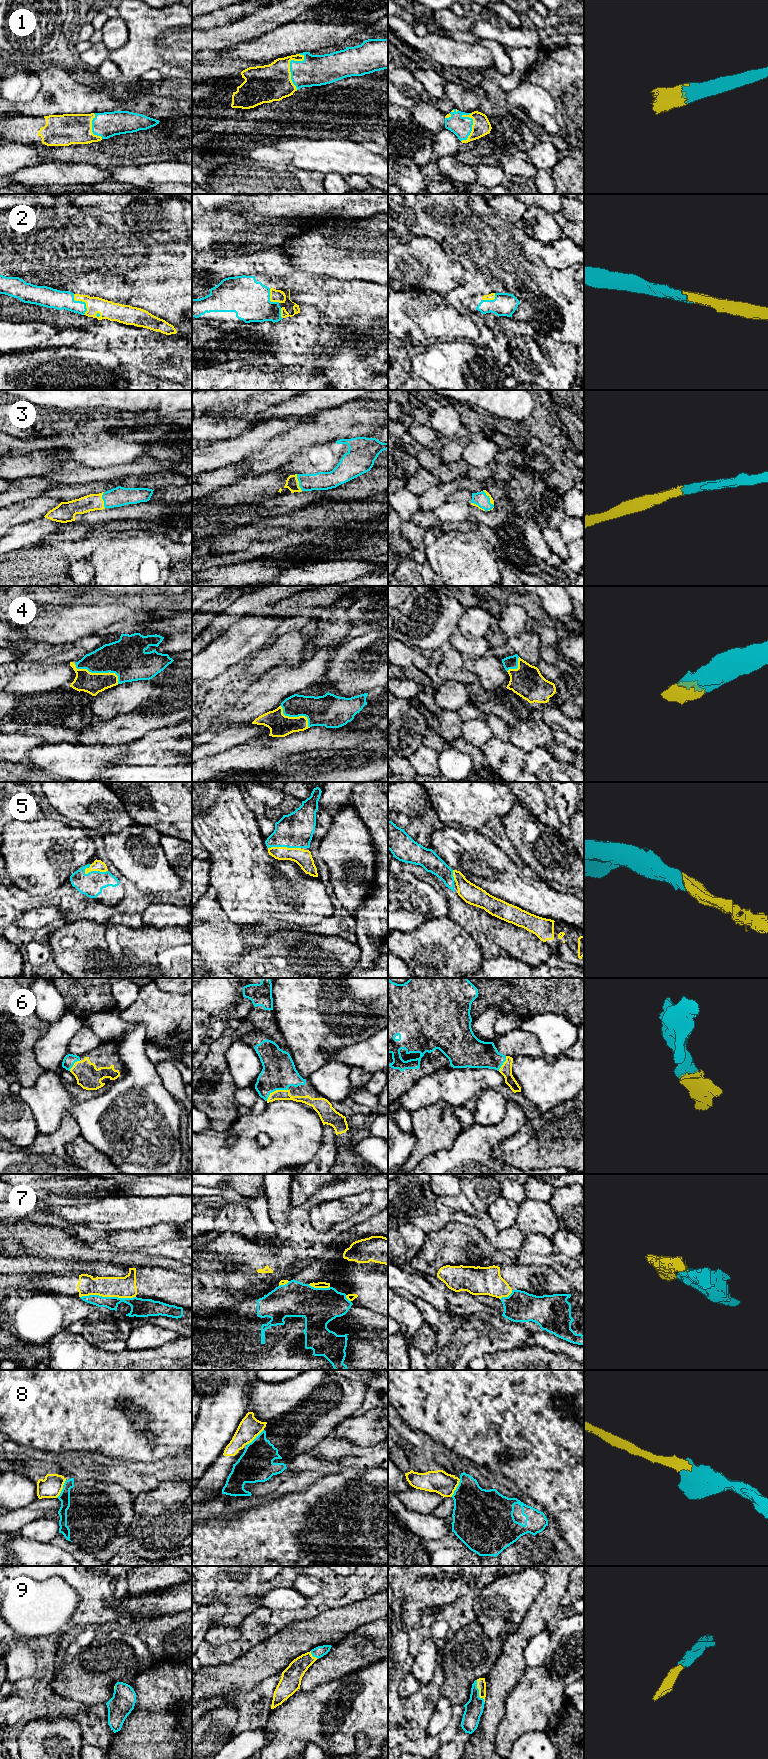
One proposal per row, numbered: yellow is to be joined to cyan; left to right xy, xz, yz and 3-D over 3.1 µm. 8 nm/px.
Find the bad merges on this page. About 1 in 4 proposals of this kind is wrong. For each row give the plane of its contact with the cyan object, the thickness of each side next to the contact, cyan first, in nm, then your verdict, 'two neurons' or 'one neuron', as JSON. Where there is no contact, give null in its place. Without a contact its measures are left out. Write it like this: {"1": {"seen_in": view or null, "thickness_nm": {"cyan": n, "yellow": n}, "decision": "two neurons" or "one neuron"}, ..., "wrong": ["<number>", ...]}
{"1": {"seen_in": "xz", "thickness_nm": {"cyan": 260, "yellow": 300}, "decision": "one neuron"}, "2": {"seen_in": "xy", "thickness_nm": {"cyan": 160, "yellow": 140}, "decision": "one neuron"}, "3": {"seen_in": "xz", "thickness_nm": {"cyan": 140, "yellow": 110}, "decision": "one neuron"}, "4": {"seen_in": "xy", "thickness_nm": {"cyan": 300, "yellow": 170}, "decision": "one neuron"}, "5": {"seen_in": "xy", "thickness_nm": {"cyan": 190, "yellow": 90}, "decision": "one neuron"}, "6": {"seen_in": "xz", "thickness_nm": {"cyan": 260, "yellow": 80}, "decision": "one neuron"}, "7": {"seen_in": "xy", "thickness_nm": {"cyan": 110, "yellow": 180}, "decision": "two neurons"}, "8": {"seen_in": "xz", "thickness_nm": {"cyan": 280, "yellow": 170}, "decision": "two neurons"}, "9": {"seen_in": "yz", "thickness_nm": {"cyan": 150, "yellow": 80}, "decision": "one neuron"}, "wrong": ["7", "8"]}

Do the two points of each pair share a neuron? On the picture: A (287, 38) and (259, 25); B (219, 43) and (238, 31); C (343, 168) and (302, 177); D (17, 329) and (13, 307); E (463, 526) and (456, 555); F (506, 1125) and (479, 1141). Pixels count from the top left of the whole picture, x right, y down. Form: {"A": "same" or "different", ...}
{"A": "different", "B": "same", "C": "different", "D": "different", "E": "different", "F": "same"}

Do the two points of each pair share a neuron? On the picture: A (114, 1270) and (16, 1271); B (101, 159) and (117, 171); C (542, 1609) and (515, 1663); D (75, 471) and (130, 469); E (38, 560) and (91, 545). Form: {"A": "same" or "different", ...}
{"A": "same", "B": "different", "C": "same", "D": "same", "E": "same"}

